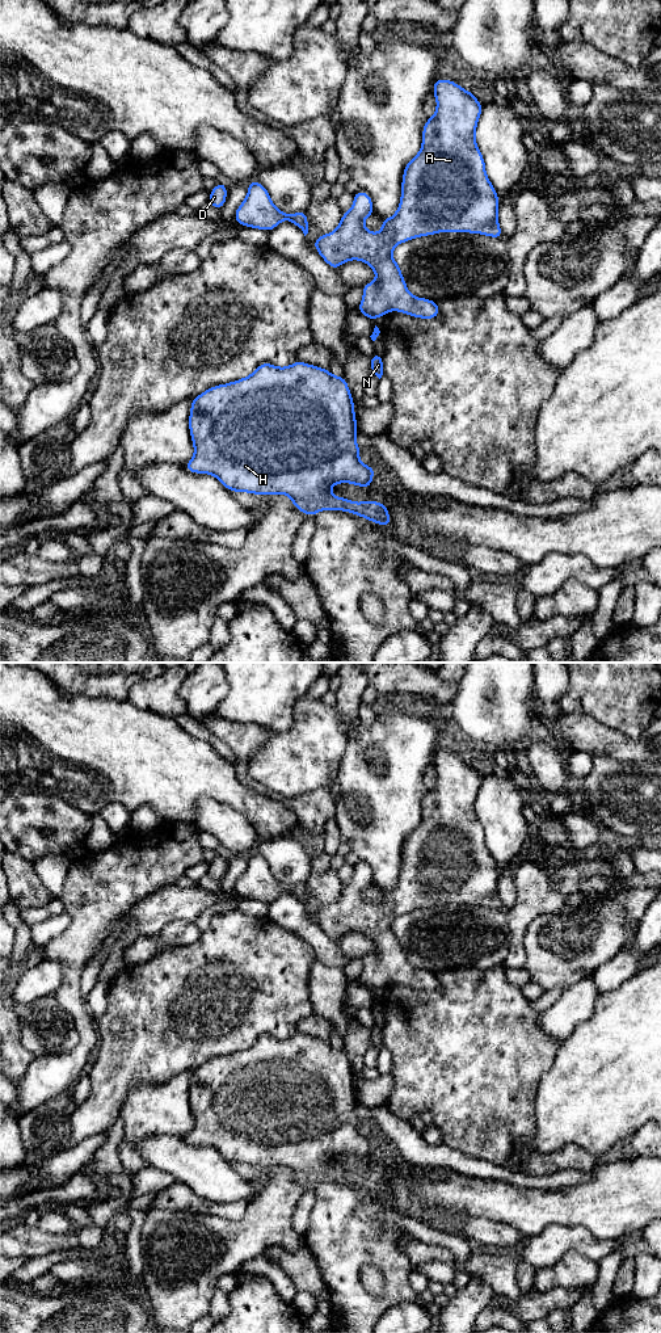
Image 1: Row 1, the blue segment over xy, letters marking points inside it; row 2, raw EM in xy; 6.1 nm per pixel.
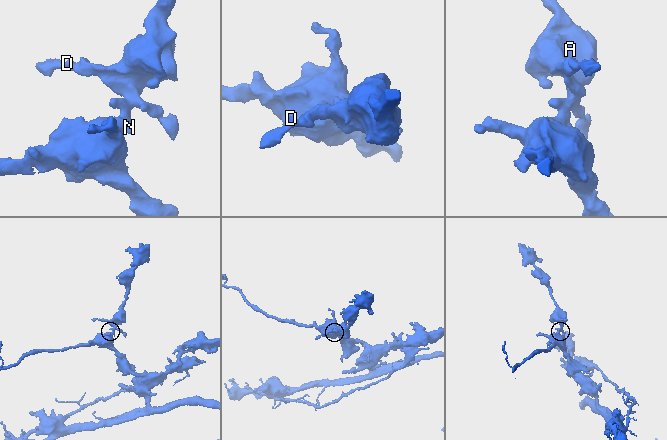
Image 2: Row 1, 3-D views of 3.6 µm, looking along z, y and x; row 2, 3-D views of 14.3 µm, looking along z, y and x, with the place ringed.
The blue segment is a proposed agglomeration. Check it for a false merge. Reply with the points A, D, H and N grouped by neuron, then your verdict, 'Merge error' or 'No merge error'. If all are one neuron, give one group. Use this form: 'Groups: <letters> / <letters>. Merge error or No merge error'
Groups: A D H N. No merge error

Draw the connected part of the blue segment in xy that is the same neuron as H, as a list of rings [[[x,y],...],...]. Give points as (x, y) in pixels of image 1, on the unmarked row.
[[[298,1031],[286,1039],[264,1034],[250,1047],[216,1056],[191,1071],[189,1102],[194,1127],[184,1139],[193,1145],[215,1148],[231,1164],[287,1166],[292,1177],[310,1189],[325,1181],[341,1182],[391,1199],[388,1179],[383,1174],[354,1174],[329,1162],[340,1155],[370,1160],[376,1143],[359,1132],[354,1072],[345,1048],[334,1048],[329,1042]]]

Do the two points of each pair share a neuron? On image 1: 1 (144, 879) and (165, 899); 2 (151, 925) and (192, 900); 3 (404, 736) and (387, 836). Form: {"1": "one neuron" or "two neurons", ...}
{"1": "two neurons", "2": "one neuron", "3": "one neuron"}

